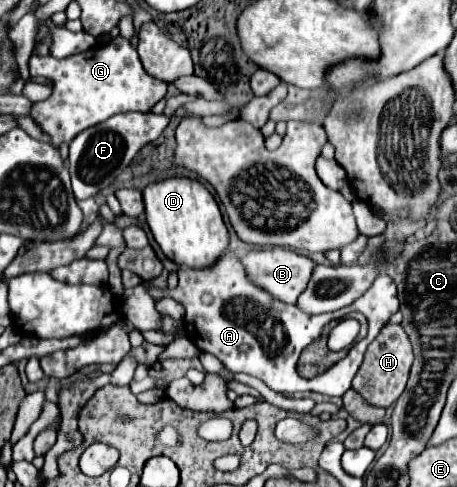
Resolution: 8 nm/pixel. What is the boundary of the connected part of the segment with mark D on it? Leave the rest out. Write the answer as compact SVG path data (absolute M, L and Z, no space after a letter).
M167 178L163 182L149 184L143 190L143 200L151 234L171 262L203 270L211 268L227 250L227 226L215 198L201 182L191 178Z

